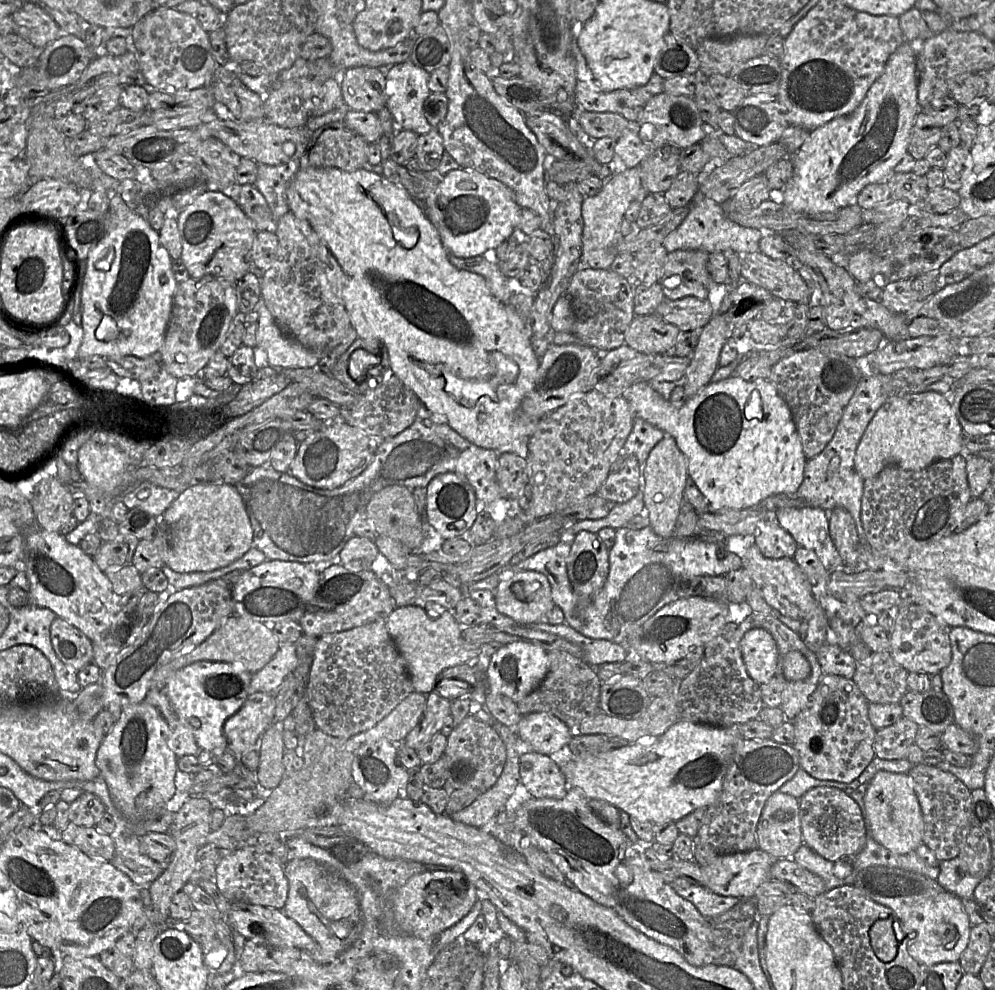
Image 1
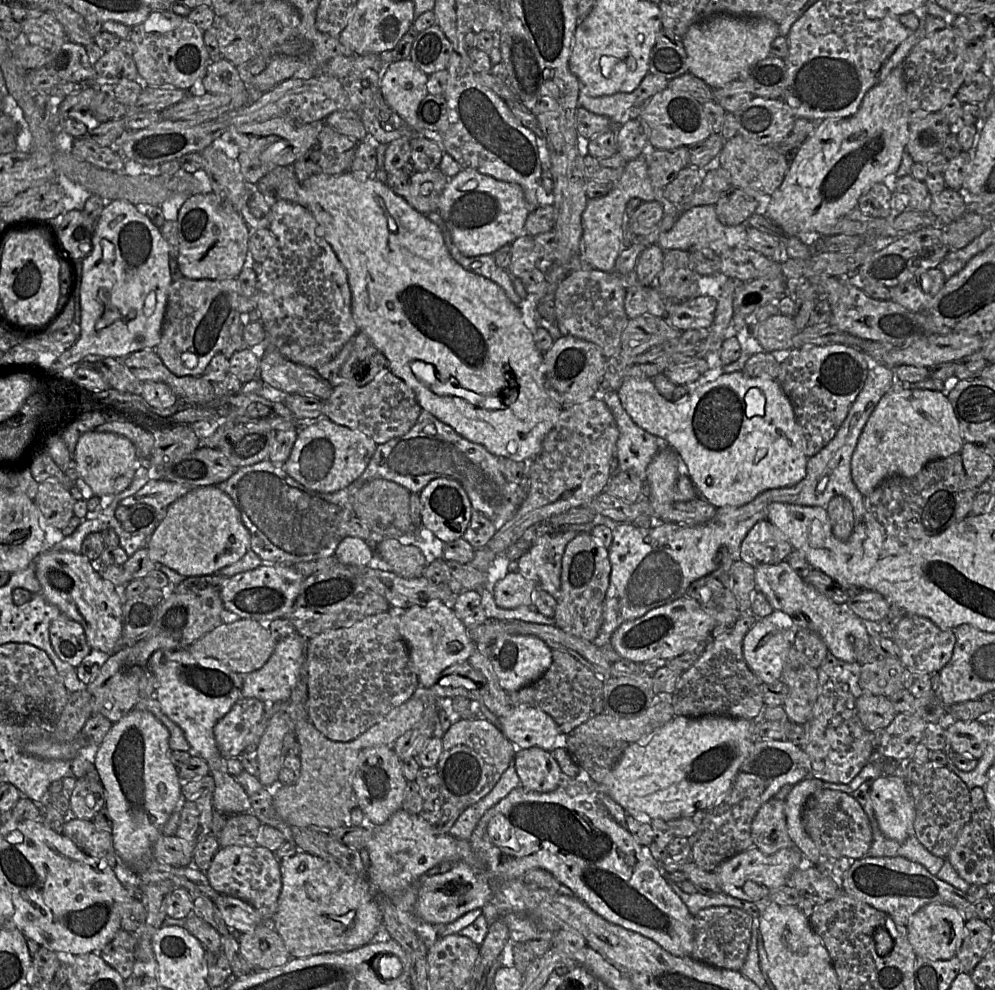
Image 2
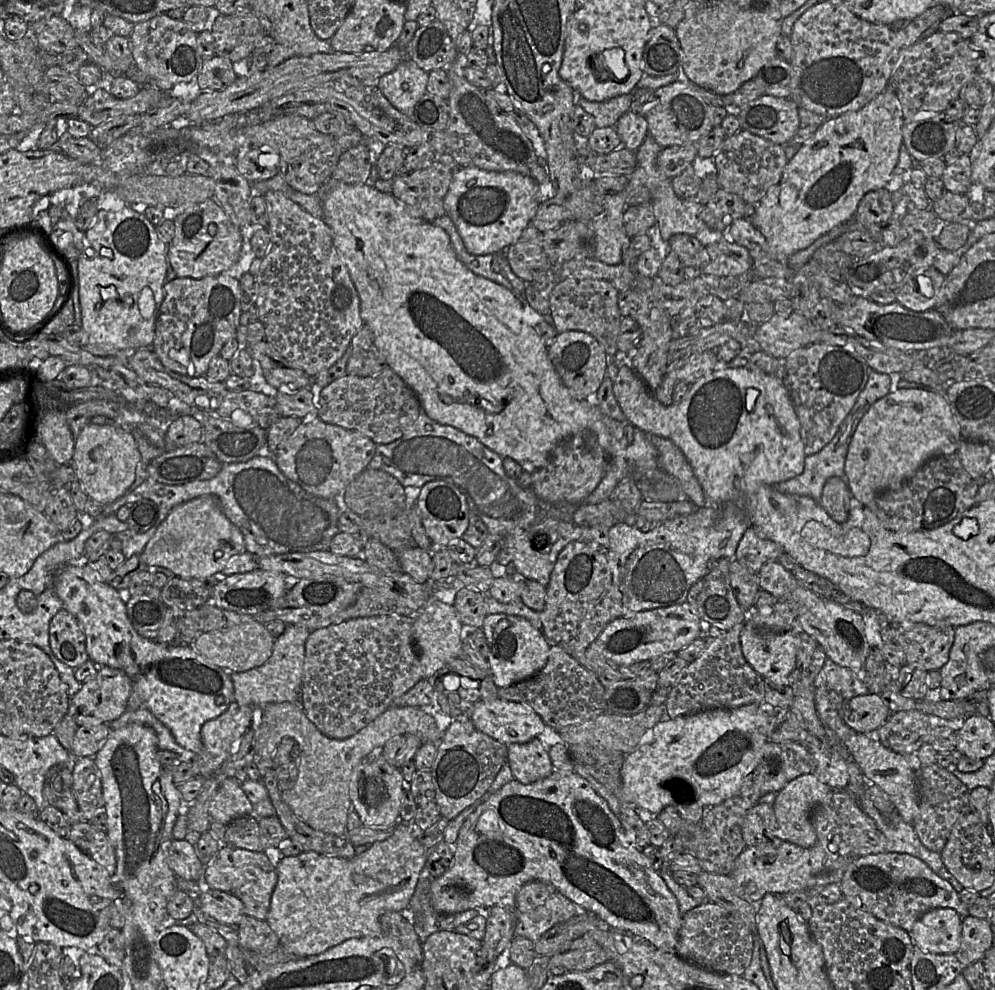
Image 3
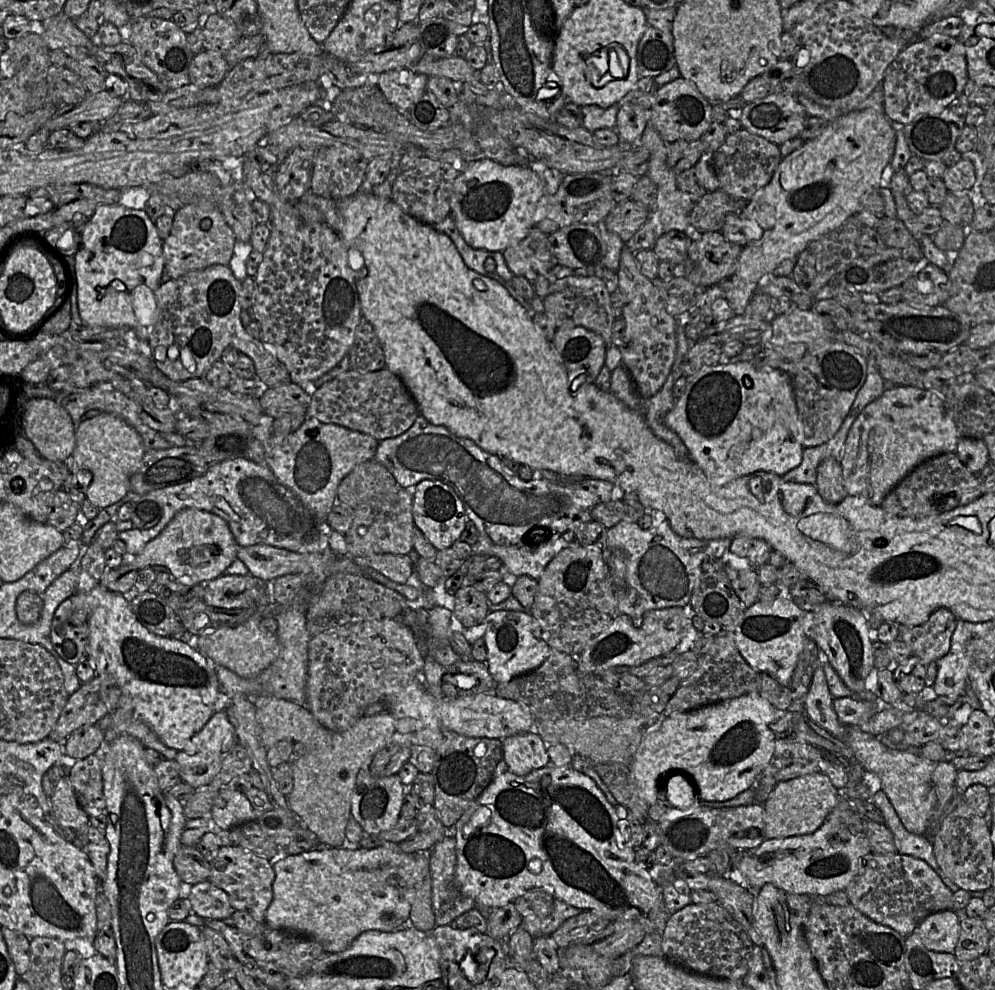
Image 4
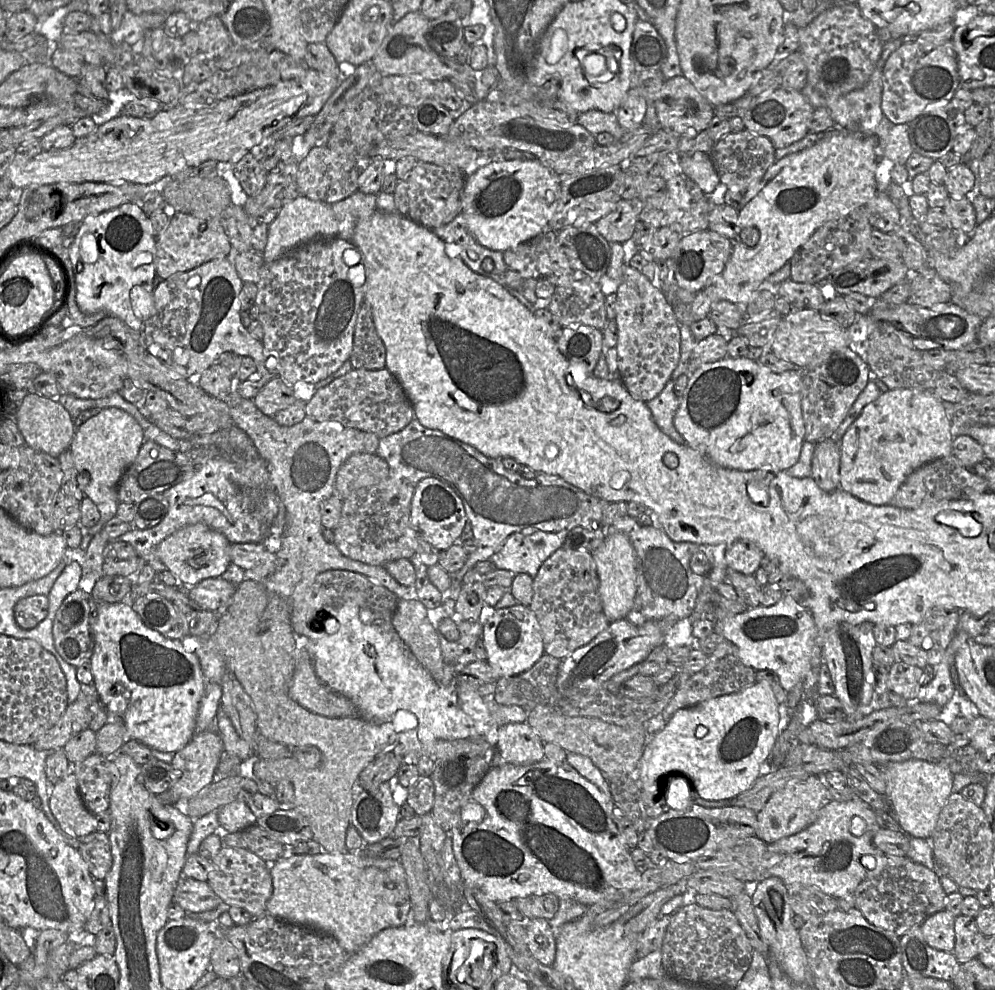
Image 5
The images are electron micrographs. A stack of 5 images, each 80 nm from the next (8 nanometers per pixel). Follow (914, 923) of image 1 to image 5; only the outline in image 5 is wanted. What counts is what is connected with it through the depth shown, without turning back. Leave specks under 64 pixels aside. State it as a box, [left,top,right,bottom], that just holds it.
[921,910,955,952]

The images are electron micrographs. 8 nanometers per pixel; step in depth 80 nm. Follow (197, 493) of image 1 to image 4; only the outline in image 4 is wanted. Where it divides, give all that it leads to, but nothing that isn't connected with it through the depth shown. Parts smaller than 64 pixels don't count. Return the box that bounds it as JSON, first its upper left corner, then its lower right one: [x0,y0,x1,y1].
[125,508,239,585]

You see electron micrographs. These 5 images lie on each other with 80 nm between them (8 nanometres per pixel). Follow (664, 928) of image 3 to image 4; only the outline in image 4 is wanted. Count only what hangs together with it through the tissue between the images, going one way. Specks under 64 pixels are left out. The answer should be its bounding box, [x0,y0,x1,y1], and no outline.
[454,764,670,933]

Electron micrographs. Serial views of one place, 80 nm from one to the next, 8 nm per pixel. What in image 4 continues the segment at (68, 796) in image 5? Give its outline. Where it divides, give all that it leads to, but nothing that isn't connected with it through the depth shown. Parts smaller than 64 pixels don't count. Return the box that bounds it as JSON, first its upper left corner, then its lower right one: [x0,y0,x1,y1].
[50,777,90,831]

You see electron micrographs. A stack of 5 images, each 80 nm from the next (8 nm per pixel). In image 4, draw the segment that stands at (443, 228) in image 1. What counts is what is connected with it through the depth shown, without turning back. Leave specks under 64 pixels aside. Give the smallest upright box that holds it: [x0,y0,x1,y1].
[450,160,549,252]

